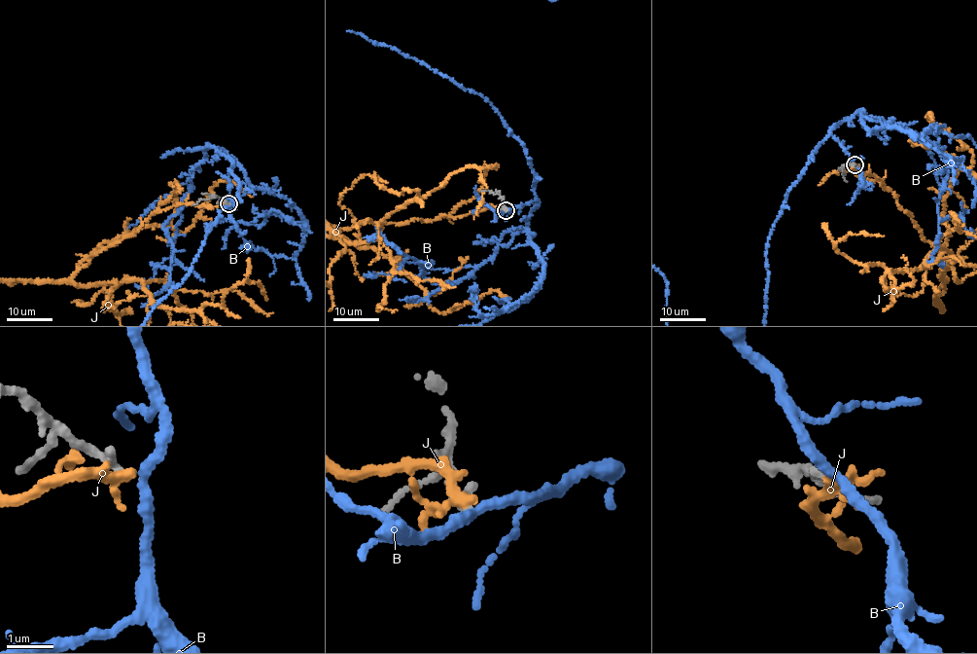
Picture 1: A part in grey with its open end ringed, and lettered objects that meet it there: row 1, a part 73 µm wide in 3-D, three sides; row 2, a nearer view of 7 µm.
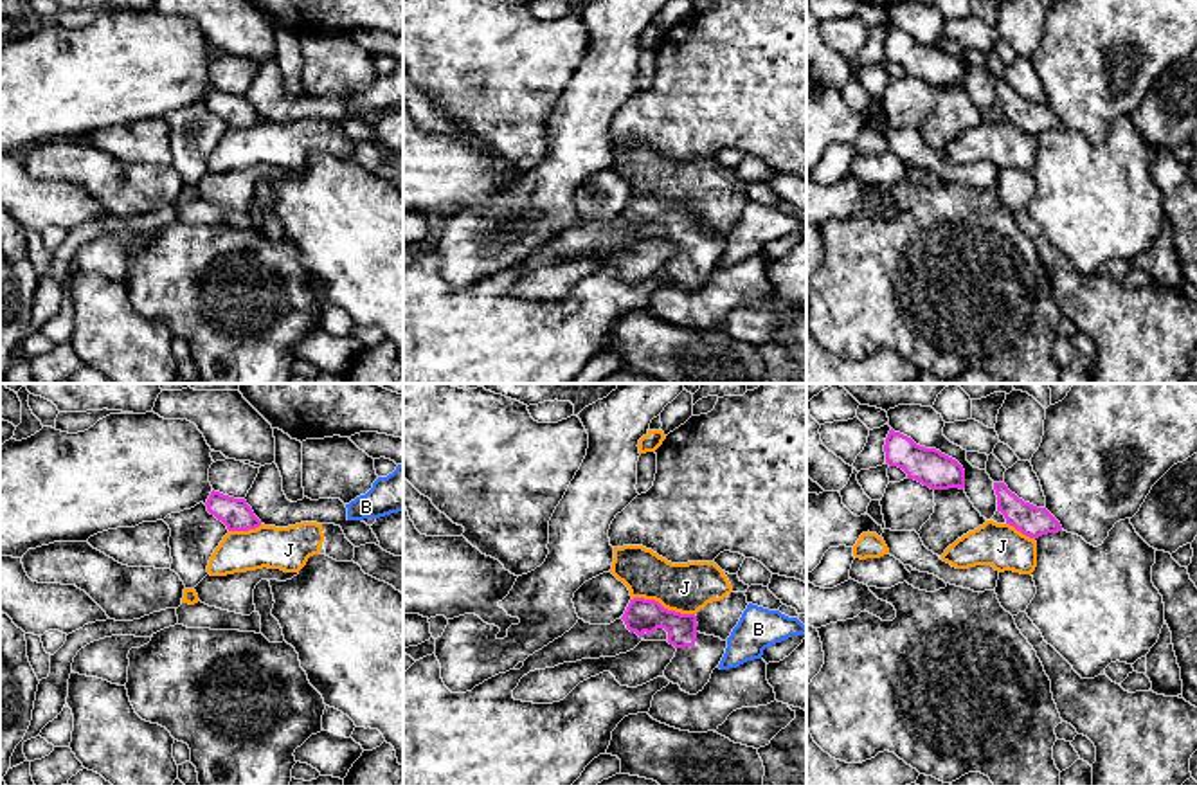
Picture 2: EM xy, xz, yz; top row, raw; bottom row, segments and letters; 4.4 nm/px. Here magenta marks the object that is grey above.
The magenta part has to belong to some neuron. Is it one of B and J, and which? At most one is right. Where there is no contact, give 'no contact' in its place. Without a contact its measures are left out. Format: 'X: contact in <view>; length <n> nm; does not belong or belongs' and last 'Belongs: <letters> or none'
B: no contact; does not belong
J: contact in xz; length 280 nm; does not belong
Belongs: none

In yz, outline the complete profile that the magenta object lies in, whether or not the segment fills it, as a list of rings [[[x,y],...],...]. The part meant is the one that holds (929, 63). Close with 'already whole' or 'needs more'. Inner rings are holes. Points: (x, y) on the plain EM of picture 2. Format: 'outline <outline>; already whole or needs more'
outline [[[893,25],[886,34],[884,49],[889,63],[902,65],[907,76],[914,76],[931,86],[965,85],[965,67],[956,56],[936,45],[920,43]]]; already whole

